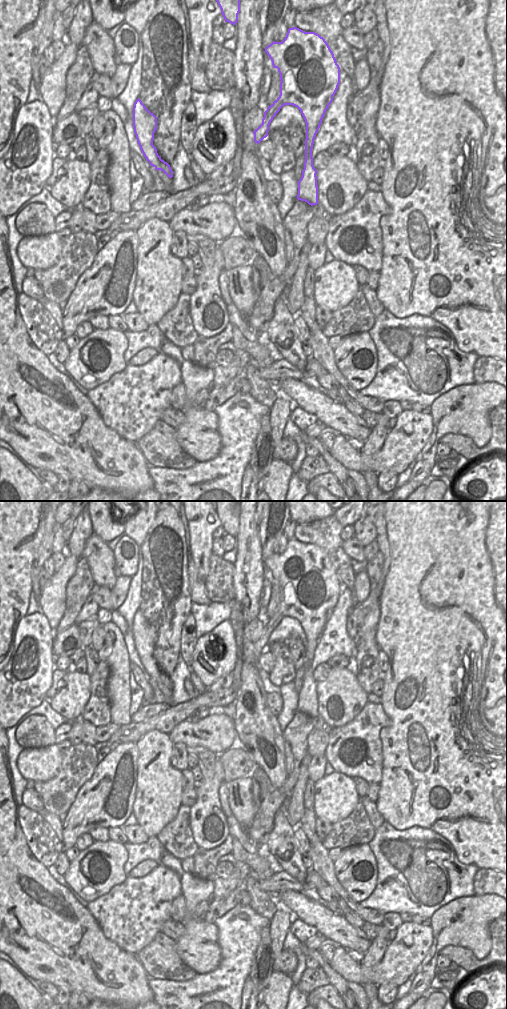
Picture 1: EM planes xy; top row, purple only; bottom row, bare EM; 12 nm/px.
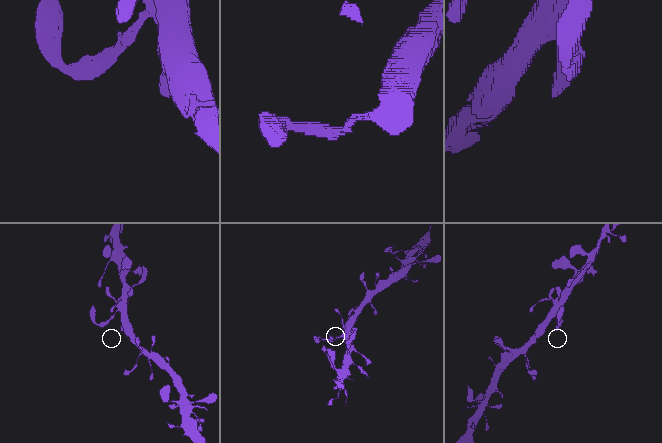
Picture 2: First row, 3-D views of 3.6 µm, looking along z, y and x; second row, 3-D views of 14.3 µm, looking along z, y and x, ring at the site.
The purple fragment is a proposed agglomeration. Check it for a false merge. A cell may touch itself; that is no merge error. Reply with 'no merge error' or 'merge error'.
no merge error

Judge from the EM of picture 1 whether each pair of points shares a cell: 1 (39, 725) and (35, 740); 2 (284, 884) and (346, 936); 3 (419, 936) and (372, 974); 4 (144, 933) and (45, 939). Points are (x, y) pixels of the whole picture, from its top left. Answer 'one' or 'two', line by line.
1: one
2: two
3: one
4: two

